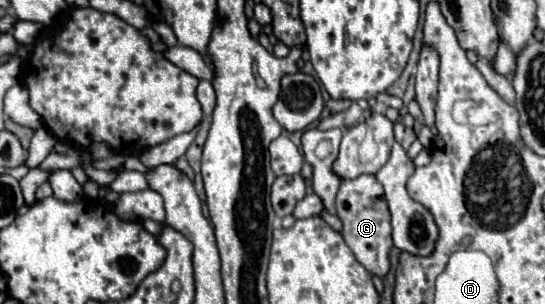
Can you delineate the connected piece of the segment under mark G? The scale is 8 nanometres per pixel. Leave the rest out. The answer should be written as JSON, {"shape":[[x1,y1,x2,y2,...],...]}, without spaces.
{"shape":[[358,176,352,180,342,180,336,194,336,212,342,220,342,236,356,260,372,274,384,276,390,268,388,252,392,248,392,226,390,226,390,208,384,198,384,188,376,176]]}

